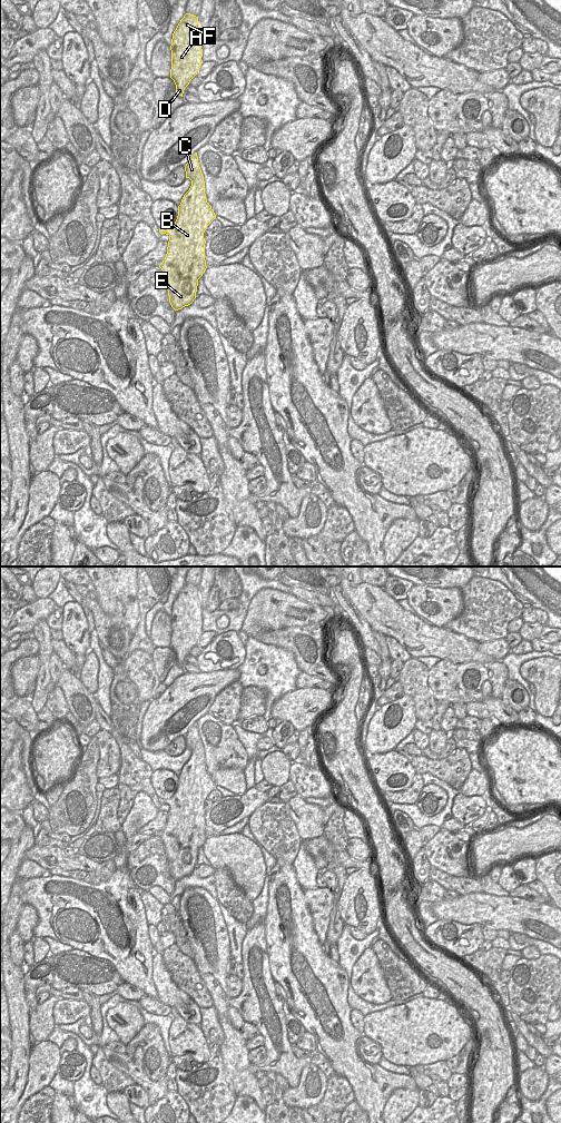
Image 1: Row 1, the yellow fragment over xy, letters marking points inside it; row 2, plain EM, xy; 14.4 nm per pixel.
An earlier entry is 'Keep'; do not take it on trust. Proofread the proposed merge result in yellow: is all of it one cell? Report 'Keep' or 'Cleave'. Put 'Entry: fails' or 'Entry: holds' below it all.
Keep.
Entry: holds

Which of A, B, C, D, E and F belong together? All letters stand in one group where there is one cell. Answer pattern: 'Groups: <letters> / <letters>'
Groups: A B C D E F.

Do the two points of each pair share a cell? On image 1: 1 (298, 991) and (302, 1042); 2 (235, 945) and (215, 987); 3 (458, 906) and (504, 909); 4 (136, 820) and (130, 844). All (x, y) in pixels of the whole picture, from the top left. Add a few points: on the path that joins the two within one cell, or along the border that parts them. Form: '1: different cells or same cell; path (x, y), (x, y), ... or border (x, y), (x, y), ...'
1: different cells; border (305, 1030), (313, 1036), (315, 1047)
2: different cells; border (226, 928), (232, 958)
3: same cell; path (469, 908), (493, 910)
4: different cells; border (136, 833), (126, 840)

